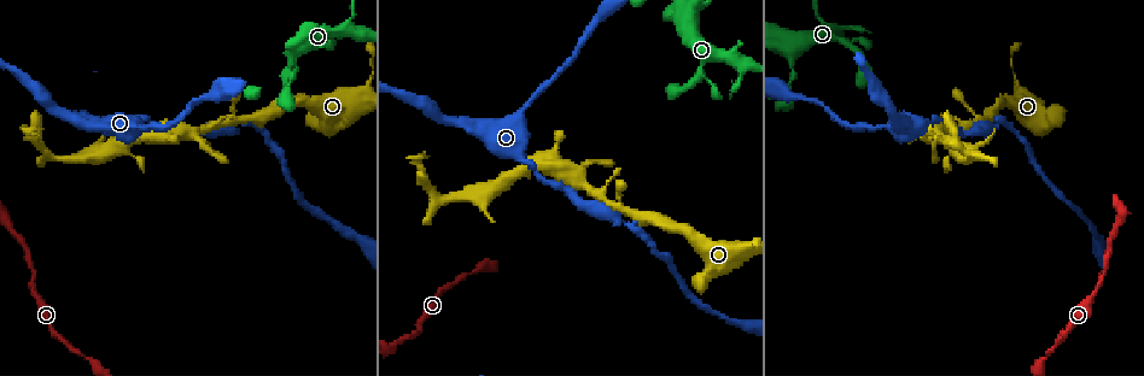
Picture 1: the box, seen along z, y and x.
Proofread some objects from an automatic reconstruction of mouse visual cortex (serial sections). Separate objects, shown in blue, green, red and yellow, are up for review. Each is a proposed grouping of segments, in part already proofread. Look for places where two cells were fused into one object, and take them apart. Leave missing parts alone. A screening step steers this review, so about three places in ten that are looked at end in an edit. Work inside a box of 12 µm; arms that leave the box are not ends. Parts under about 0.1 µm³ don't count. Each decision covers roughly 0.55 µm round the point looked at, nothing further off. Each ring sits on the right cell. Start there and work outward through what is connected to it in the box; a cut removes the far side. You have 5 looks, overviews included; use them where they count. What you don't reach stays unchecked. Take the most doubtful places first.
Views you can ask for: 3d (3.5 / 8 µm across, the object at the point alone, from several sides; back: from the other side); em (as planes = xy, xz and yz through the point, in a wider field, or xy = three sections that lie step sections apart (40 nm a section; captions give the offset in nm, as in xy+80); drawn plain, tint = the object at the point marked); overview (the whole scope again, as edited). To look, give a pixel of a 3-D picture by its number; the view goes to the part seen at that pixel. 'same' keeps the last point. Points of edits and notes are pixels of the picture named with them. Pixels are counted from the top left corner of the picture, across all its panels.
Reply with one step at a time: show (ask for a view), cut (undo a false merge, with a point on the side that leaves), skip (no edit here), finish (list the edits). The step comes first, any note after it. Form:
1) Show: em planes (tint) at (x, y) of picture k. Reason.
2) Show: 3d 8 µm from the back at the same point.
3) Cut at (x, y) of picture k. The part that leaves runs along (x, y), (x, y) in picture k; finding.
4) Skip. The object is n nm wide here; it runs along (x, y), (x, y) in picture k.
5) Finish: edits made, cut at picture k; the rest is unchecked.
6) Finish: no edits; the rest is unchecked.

Show: em planes (tint) at (51, 156) of picture 1.

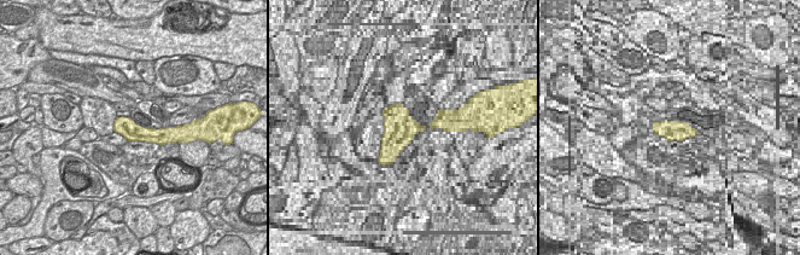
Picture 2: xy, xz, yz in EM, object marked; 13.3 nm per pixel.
Show: 3d 3.5 µm at the same point. Wider look.

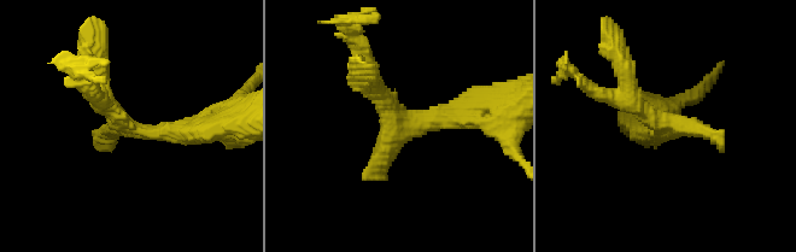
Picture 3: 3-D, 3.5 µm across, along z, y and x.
Skip. It runs along (210, 128), (135, 132), (94, 80) in picture 3; continuous, no second cell.

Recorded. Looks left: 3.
Show: 3d 3.5 µm from the back at (879, 126) of picture 1. Sudden change in width.

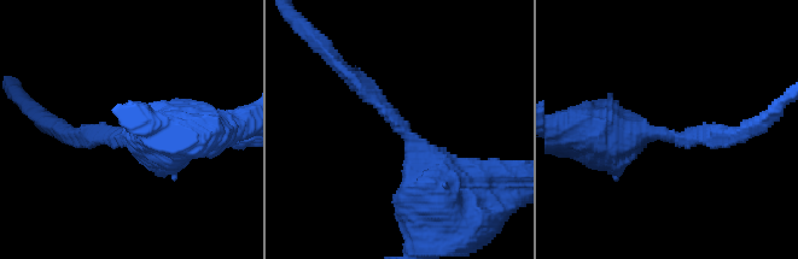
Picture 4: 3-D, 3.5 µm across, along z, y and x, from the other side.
Show: em xy step 1 (tint) at (668, 136) of picture 4. The arms are 250, 600 nm wide; need the tissue.

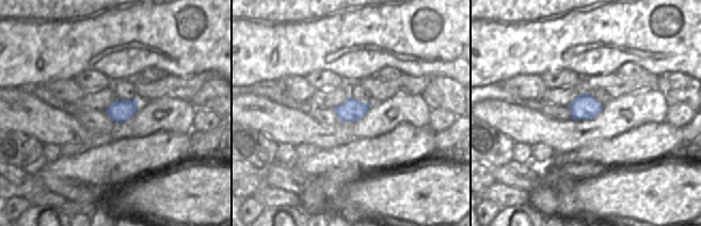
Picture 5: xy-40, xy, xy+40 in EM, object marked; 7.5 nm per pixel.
Skip. One cell here.

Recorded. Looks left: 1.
Finish: no edits; the rest is unchecked.

